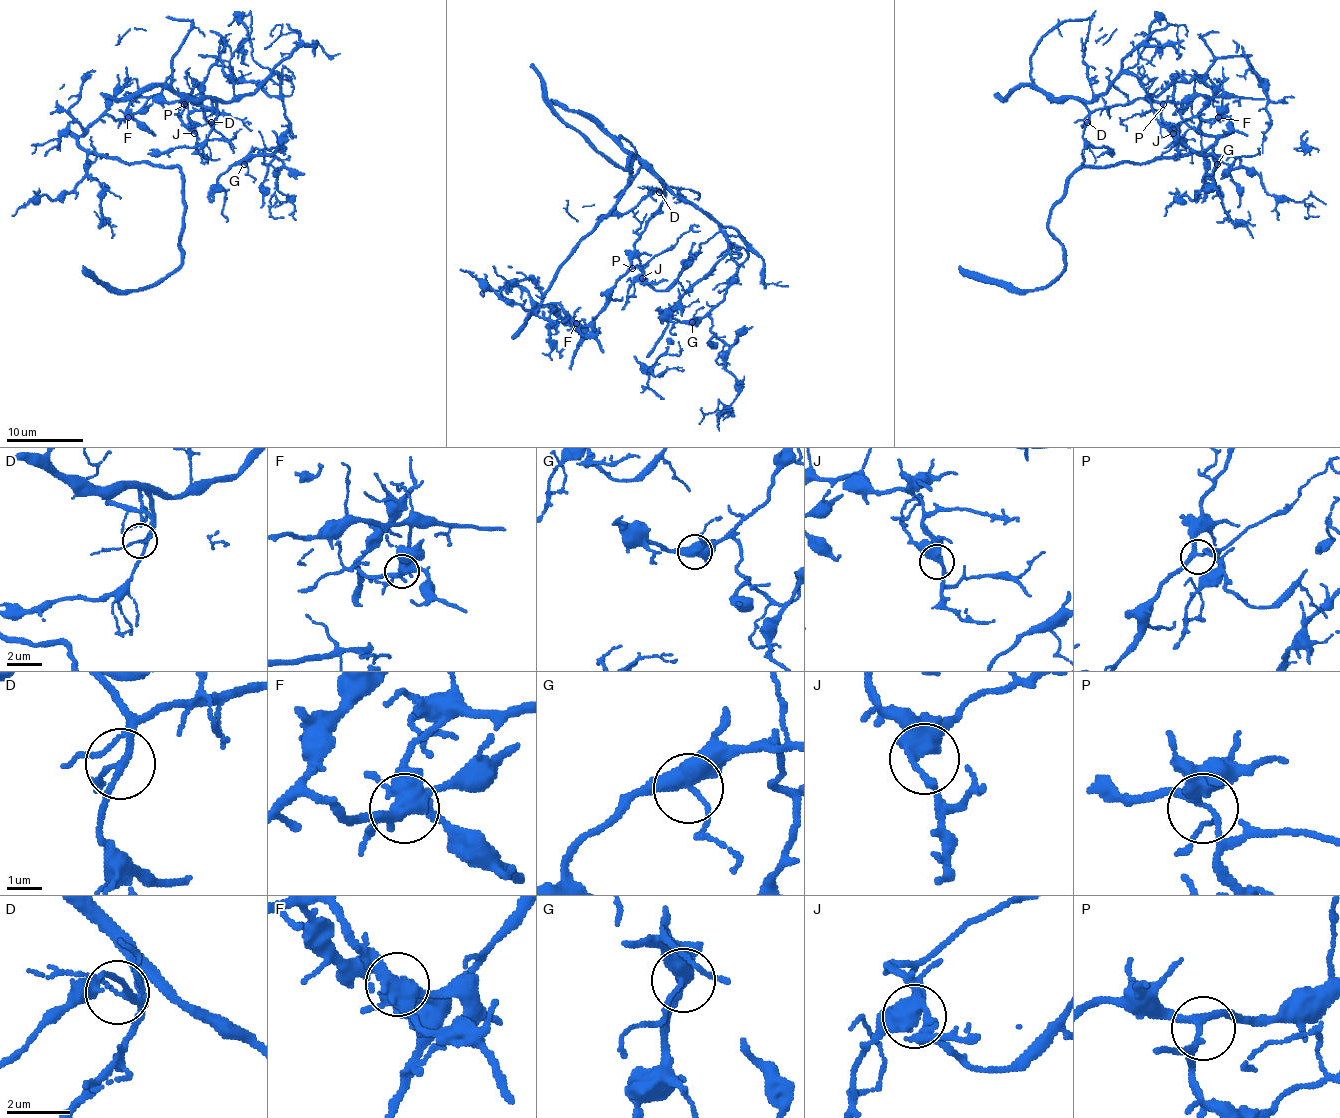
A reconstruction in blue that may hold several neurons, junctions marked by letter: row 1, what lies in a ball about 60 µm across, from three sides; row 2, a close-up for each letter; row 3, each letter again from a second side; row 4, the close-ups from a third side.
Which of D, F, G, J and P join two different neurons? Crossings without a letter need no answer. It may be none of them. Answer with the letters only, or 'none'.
F

